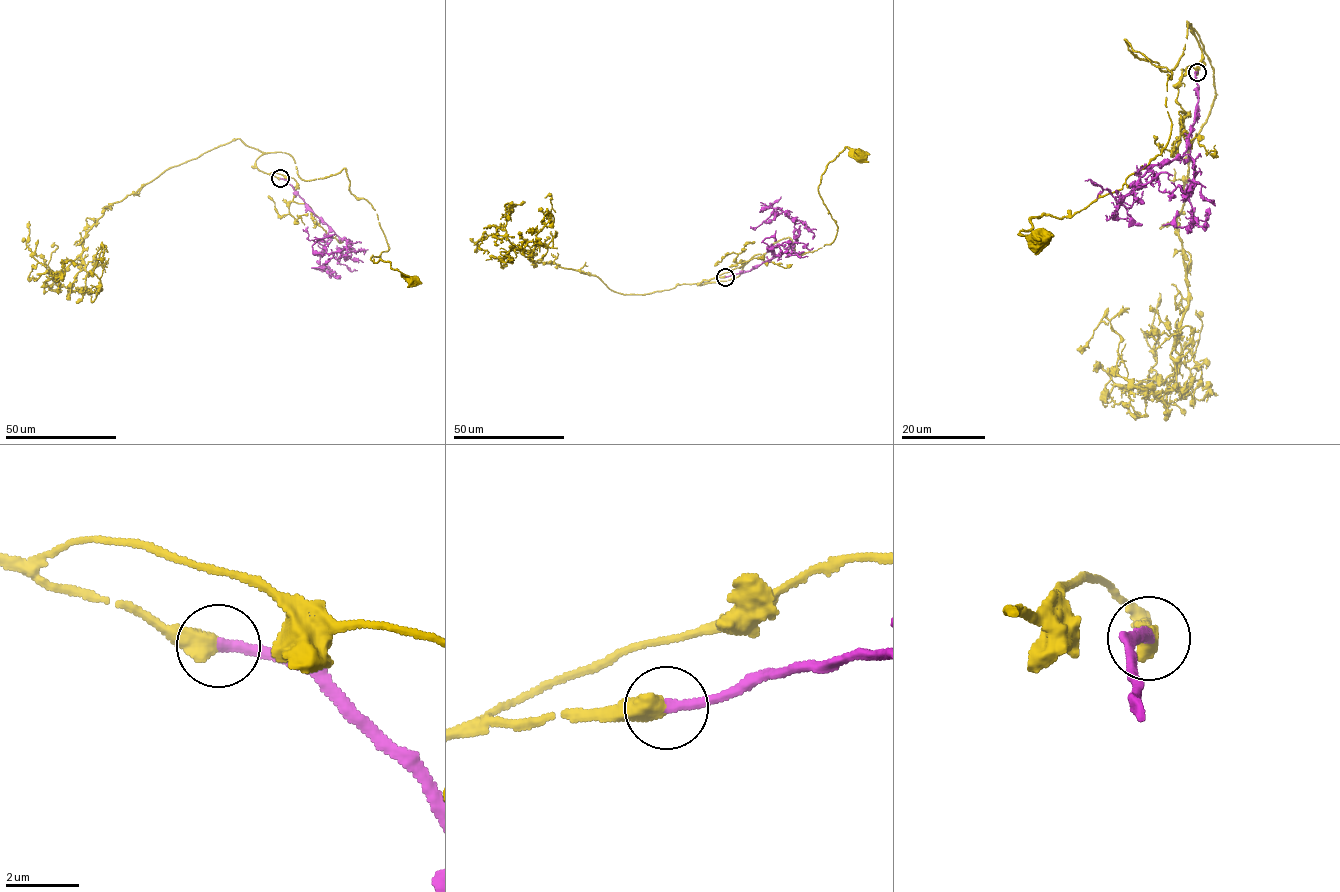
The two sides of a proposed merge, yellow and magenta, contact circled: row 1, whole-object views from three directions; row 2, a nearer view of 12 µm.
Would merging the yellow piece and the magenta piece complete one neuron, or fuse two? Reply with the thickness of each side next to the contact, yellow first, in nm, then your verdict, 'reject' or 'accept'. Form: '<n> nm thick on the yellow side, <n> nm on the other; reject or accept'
600 nm thick on the yellow side, 300 nm on the other; accept

